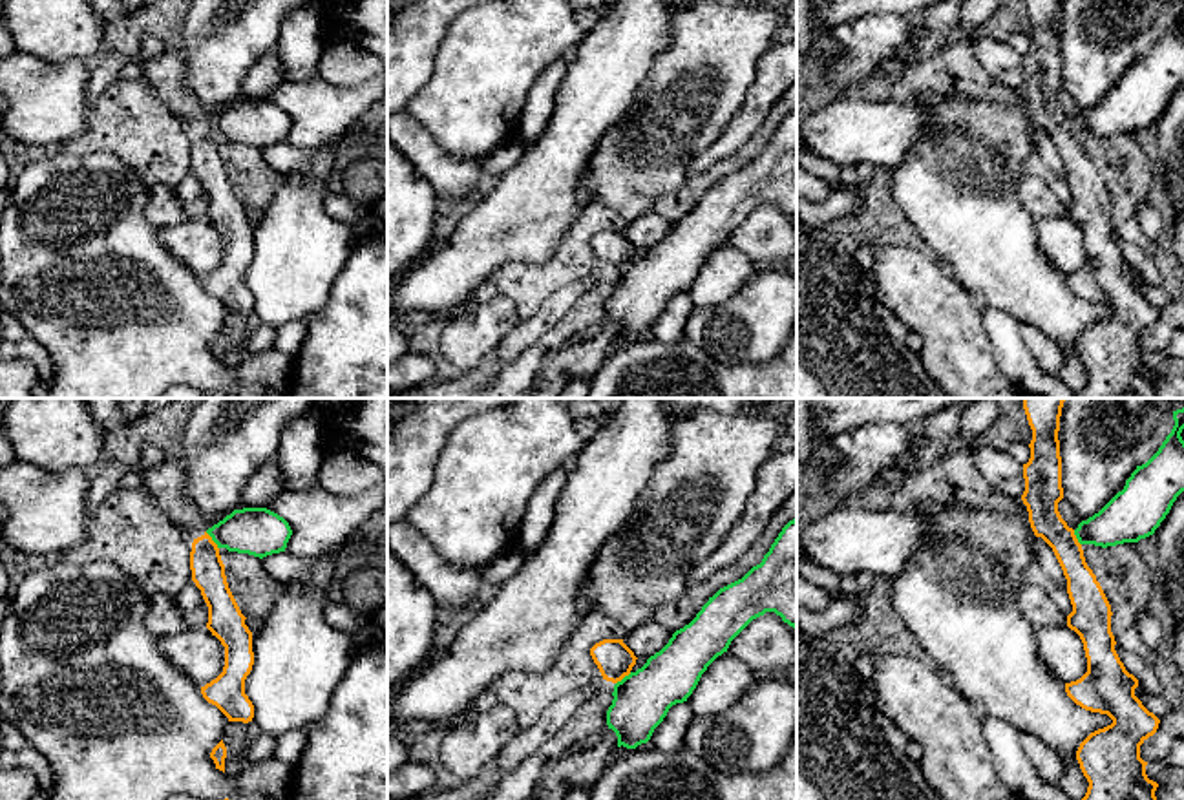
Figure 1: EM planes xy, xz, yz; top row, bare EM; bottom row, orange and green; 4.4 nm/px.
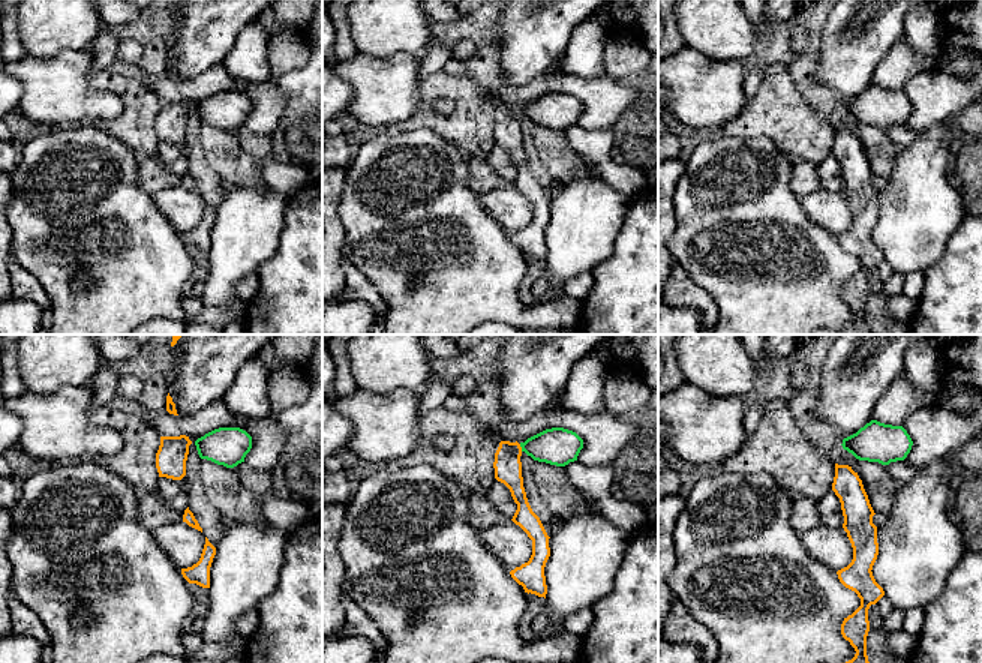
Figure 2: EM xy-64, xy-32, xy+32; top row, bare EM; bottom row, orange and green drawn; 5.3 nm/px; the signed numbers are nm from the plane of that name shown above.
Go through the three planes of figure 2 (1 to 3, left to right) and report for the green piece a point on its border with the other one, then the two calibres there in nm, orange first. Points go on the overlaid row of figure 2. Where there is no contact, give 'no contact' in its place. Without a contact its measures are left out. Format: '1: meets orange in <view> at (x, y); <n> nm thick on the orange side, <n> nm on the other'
1: no contact
2: meets orange in xy-32 at (520, 447); 150 nm thick on the orange side, 200 nm on the other
3: no contact

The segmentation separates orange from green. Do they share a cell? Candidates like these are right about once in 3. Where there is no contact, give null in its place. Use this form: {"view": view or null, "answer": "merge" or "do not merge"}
{"view": "xy", "answer": "merge"}

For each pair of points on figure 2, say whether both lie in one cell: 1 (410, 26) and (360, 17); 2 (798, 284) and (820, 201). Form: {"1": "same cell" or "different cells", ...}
{"1": "same cell", "2": "different cells"}

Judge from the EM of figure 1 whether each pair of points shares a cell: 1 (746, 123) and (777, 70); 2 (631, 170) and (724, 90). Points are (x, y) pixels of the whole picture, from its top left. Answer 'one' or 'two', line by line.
1: one
2: one

